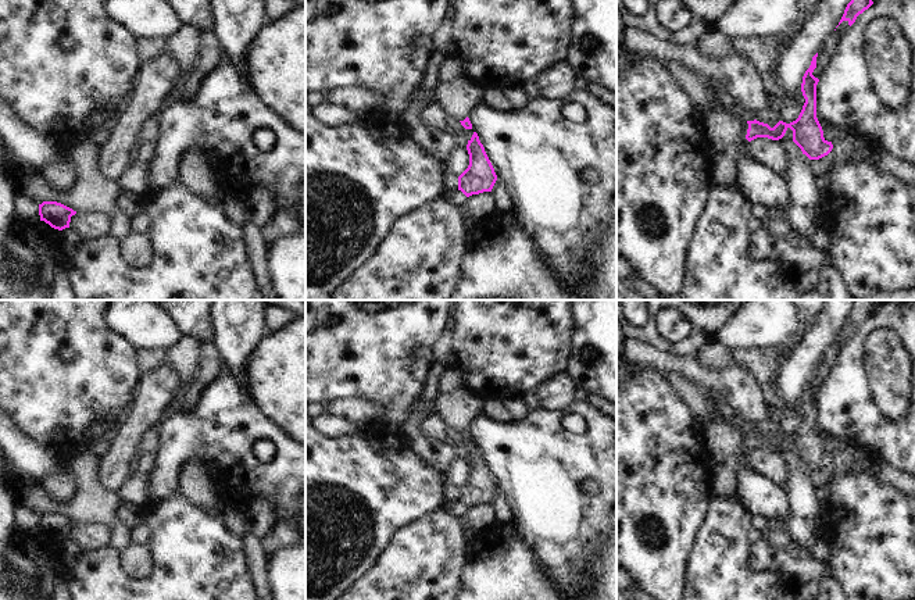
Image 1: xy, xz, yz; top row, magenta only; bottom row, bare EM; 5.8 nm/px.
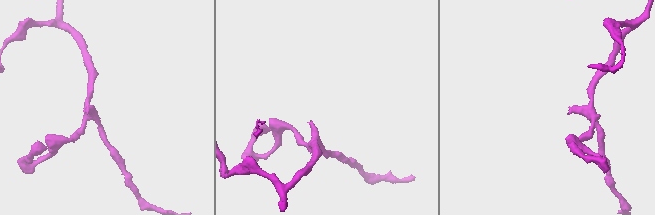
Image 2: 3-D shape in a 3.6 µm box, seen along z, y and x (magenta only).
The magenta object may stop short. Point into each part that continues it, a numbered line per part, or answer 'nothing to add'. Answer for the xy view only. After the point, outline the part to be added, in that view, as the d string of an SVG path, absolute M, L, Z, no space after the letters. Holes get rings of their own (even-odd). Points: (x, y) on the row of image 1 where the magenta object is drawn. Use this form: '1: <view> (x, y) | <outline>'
nothing to add

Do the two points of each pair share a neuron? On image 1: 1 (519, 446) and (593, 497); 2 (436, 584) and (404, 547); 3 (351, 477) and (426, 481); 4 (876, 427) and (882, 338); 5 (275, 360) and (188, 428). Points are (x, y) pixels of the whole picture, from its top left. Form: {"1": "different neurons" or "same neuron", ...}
{"1": "same neuron", "2": "same neuron", "3": "same neuron", "4": "different neurons", "5": "different neurons"}

